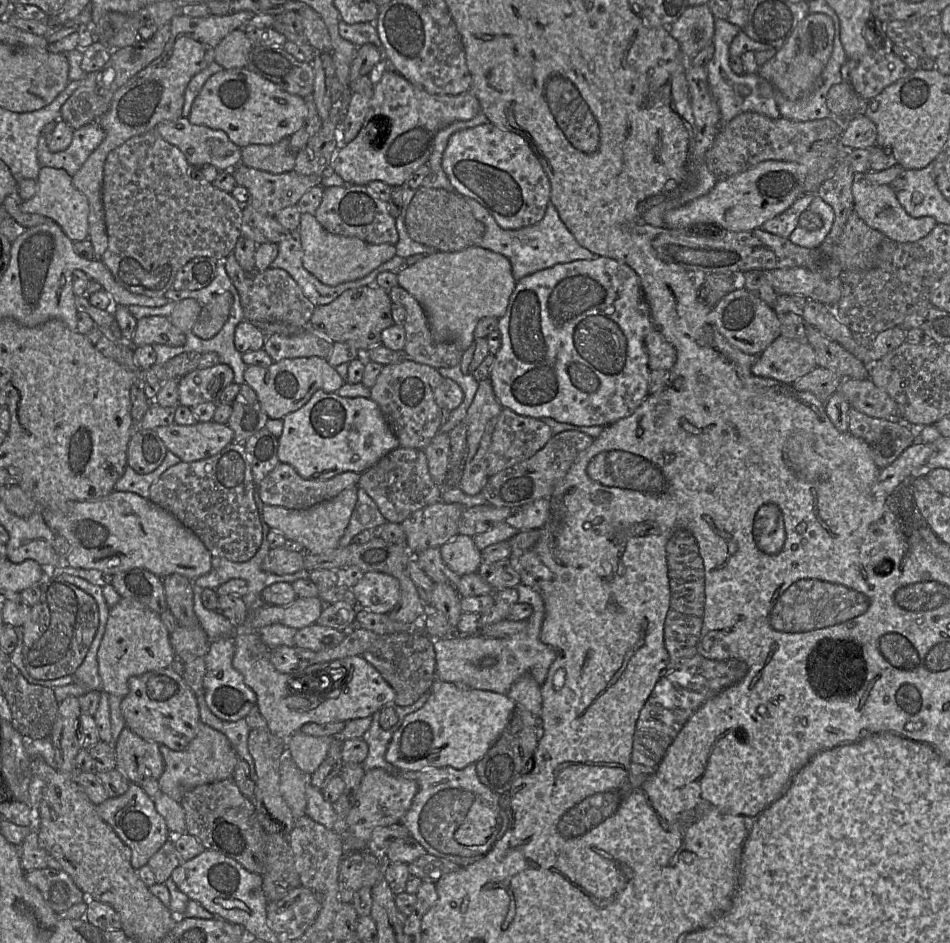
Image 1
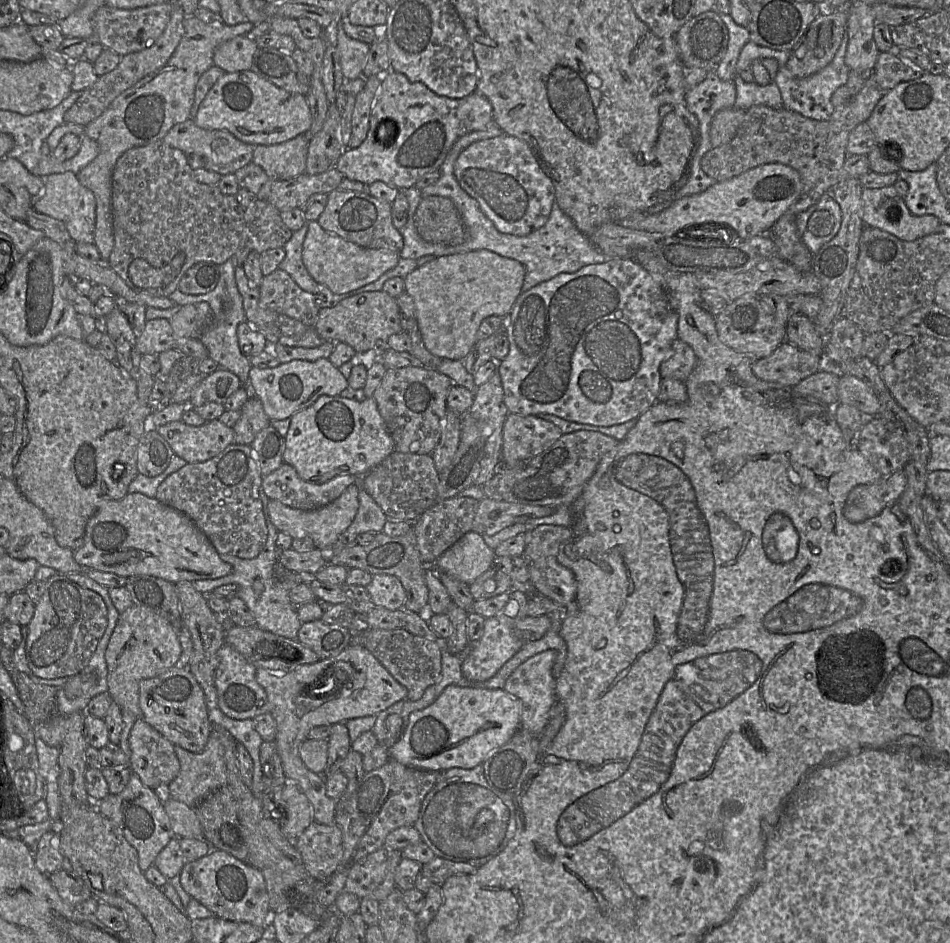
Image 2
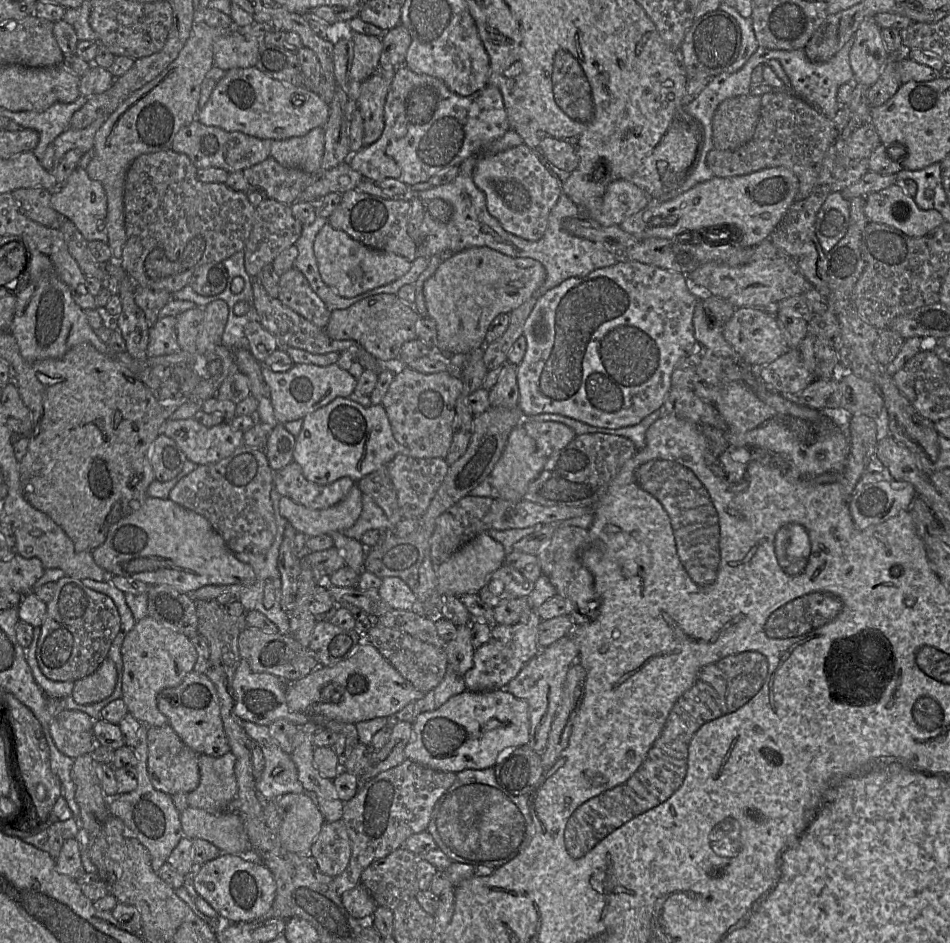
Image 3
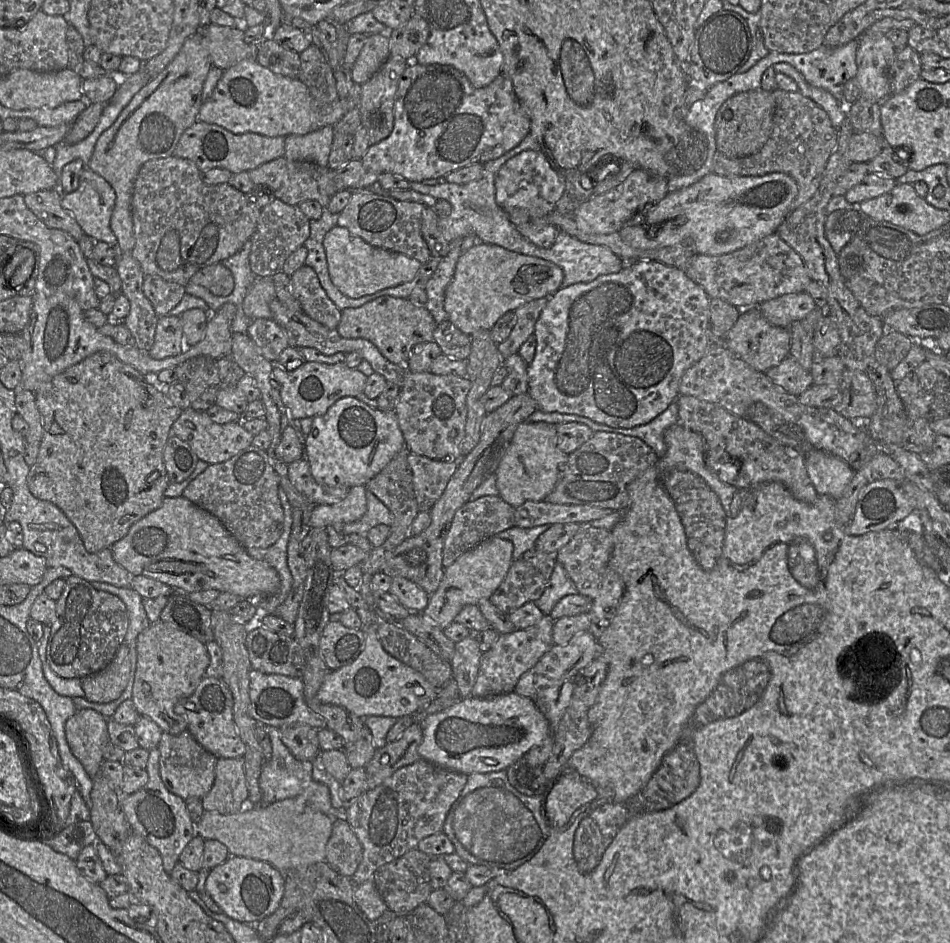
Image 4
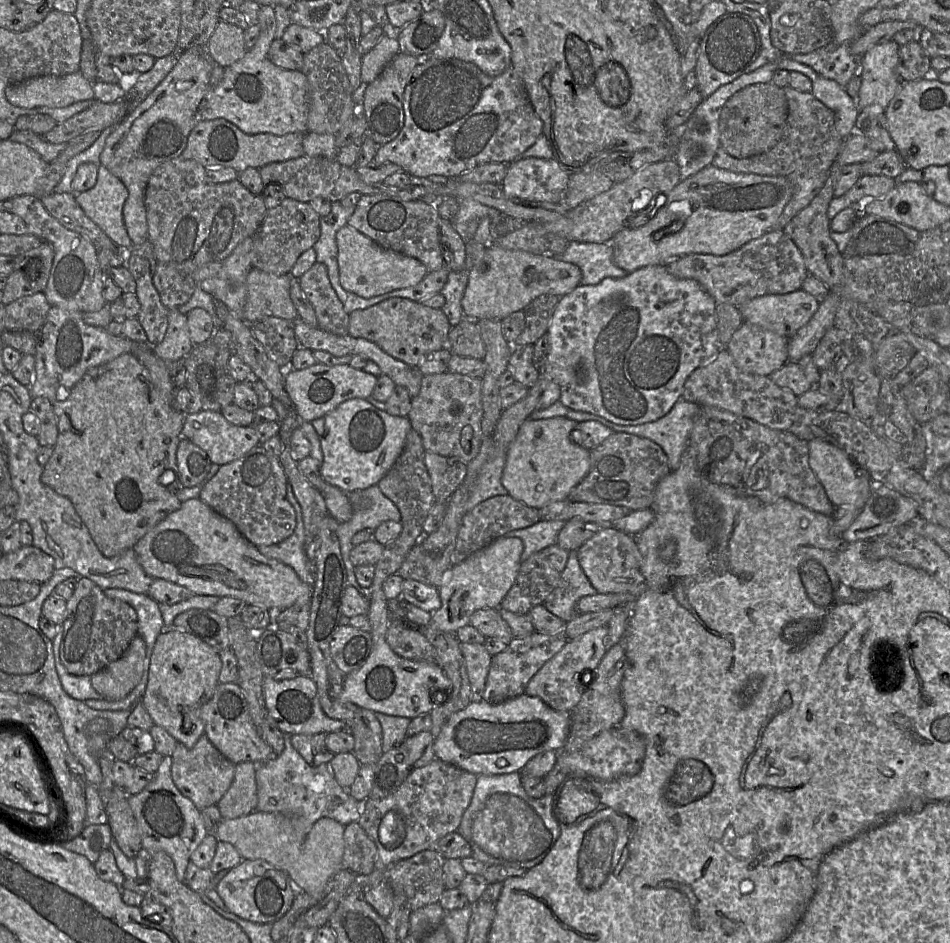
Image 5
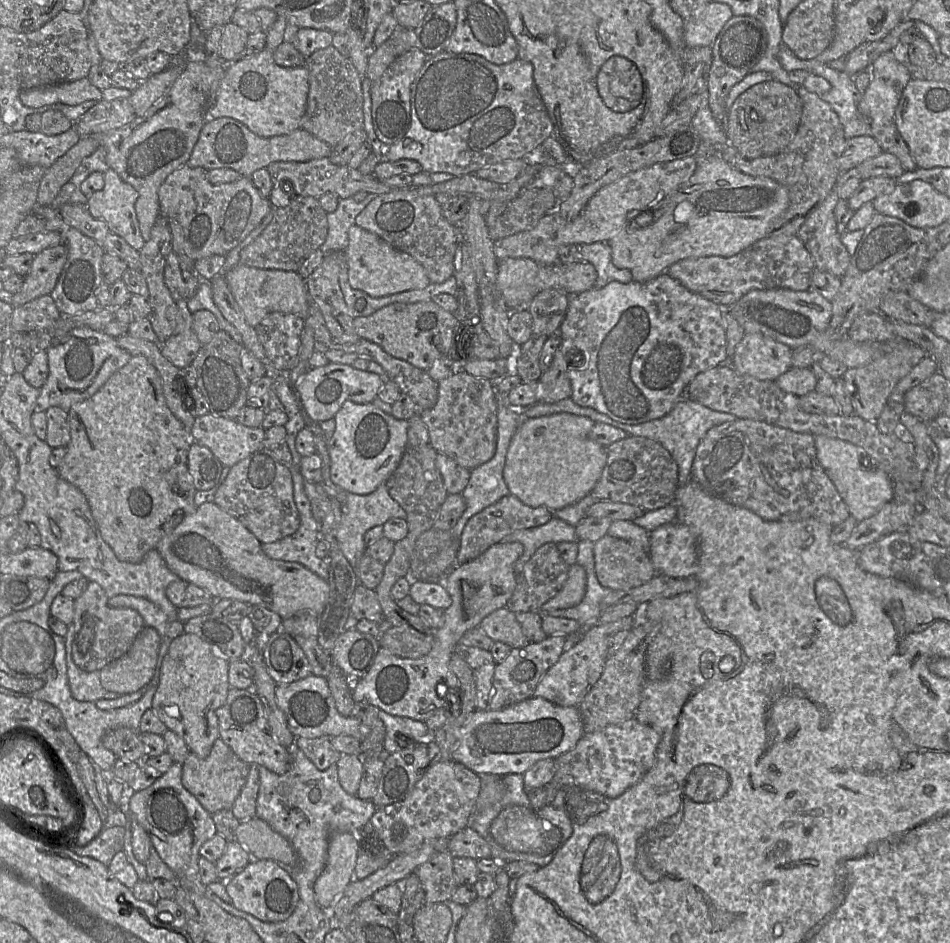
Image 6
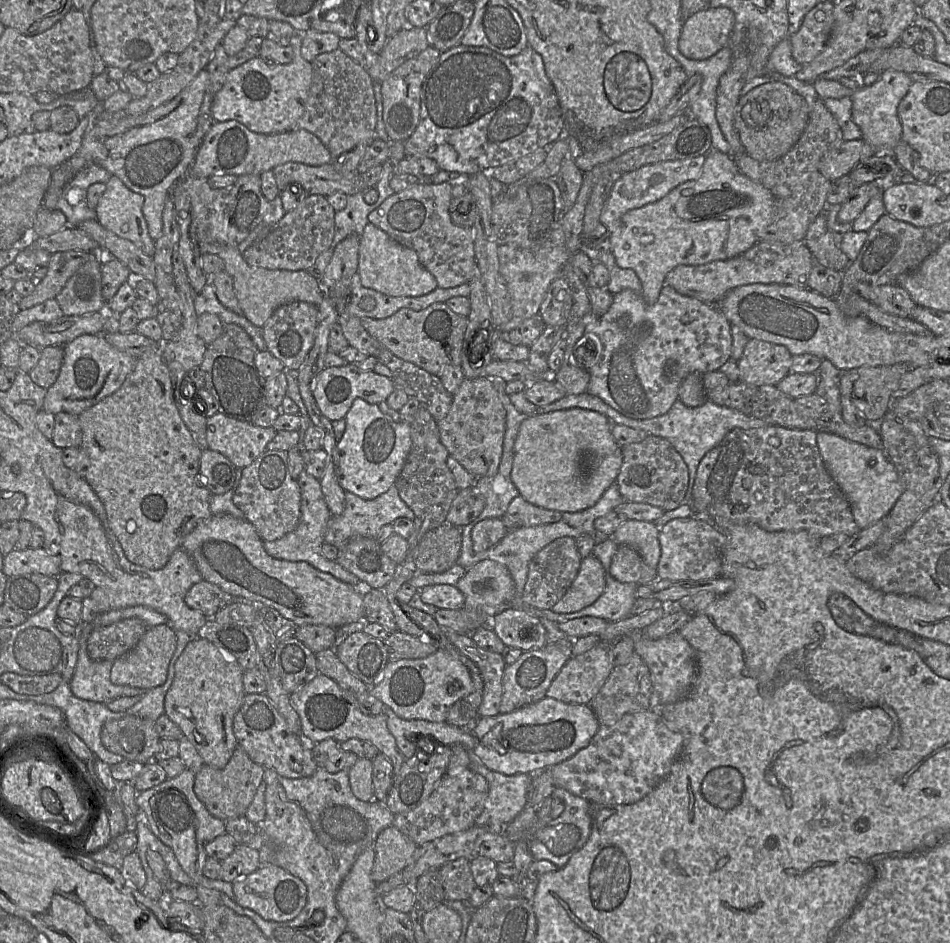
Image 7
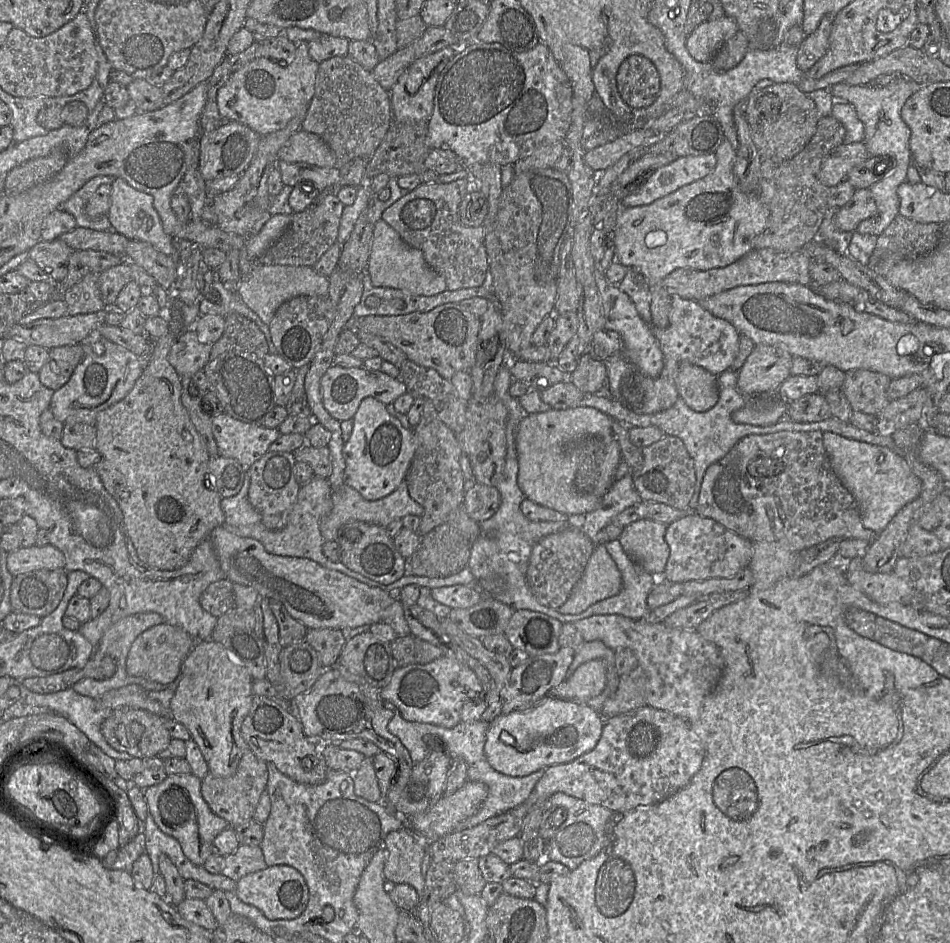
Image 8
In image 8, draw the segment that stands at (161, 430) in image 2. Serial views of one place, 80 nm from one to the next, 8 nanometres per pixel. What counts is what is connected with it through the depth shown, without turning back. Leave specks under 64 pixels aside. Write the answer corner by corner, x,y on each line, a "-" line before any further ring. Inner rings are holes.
220,414
212,419
212,433
221,456
251,466
269,451
269,446
281,435
277,429
266,429

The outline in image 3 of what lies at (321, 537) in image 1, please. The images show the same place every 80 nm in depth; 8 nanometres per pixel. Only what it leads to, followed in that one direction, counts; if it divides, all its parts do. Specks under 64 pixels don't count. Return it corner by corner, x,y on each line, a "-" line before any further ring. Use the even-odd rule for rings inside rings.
354,484
342,501
326,509
310,509
282,497
278,511
298,533
308,537
343,532
358,520
363,507
362,495
361,489

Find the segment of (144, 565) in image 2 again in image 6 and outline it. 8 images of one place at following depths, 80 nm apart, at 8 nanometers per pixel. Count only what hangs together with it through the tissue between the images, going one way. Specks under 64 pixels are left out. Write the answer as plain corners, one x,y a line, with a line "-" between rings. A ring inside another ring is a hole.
203,502
197,506
193,513
186,515
182,522
174,530
165,534
158,542
155,550
157,550
157,552
164,559
168,568
180,579
199,586
200,588
209,592
214,598
235,599
247,604
262,606
279,614
282,619
292,617
299,612
313,612
315,614
320,614
324,610
329,598
330,587
327,580
321,578
319,575
315,574
300,563
276,560
268,557
262,551
261,544
262,543
257,539
257,537
252,532
250,532
240,521
228,514
217,504
214,502

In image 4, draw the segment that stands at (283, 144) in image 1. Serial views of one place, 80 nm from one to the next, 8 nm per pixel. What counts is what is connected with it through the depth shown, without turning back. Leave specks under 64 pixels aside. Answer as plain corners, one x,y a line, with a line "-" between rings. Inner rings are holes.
323,126
305,135
285,137
284,157
292,161
311,161
327,166
334,137
333,126

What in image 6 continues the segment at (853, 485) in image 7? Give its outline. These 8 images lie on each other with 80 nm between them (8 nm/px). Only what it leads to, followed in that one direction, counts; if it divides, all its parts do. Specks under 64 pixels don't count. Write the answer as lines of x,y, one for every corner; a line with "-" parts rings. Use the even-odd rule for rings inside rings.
825,435
813,437
818,463
835,486
851,517
857,522
872,517
886,503
893,500
894,490
891,479
883,470
871,465
871,460
863,448

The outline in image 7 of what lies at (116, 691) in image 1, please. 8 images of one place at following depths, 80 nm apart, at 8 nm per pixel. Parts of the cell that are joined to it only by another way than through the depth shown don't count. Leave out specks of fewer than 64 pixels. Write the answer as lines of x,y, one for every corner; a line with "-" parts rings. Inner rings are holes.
190,636
174,663
173,681
164,700
164,715
179,726
205,764
213,768
224,768
239,747
233,720
246,695
243,673
240,665
215,644
198,636

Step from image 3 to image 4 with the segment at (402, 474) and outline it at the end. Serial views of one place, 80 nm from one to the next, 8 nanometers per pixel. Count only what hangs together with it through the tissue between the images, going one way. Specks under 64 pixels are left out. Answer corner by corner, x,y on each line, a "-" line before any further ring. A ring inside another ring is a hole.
417,454
407,458
415,498
420,512
429,511
443,494
459,460
431,459

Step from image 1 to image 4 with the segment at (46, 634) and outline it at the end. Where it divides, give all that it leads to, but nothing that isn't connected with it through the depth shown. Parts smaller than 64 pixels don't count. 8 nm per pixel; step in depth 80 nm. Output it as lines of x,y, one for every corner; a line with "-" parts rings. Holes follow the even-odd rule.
71,575
65,579
64,590
56,601
56,618
50,625
45,659
51,670
66,679
83,679
105,668
116,655
128,630
126,605
115,595
95,589
90,582

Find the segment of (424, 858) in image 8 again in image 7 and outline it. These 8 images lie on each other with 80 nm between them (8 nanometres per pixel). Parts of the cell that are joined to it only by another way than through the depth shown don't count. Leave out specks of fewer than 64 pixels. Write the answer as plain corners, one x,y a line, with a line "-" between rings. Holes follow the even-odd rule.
394,826
385,828
373,848
375,860
372,879
380,883
400,872
409,863
418,845

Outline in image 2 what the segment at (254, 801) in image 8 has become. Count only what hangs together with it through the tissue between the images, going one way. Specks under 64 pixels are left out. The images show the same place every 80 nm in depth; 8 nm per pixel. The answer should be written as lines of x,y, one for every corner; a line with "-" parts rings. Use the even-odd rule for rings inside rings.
137,719
129,738
129,768
142,784
154,789
169,785
179,773
175,745
143,719

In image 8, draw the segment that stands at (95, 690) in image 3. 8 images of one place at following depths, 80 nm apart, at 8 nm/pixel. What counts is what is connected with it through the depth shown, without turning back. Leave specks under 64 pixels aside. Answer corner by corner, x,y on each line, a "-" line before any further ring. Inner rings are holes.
167,623
155,625
141,633
132,643
125,661
126,672
131,676
168,685
179,677
182,663
195,643
196,640
180,627

